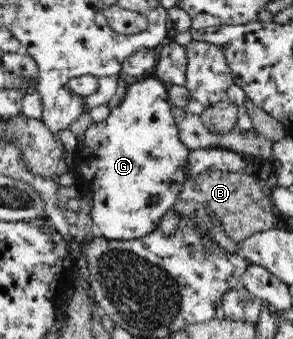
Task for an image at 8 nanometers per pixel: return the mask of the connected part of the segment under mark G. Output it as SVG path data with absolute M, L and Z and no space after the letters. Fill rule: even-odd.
M153 75L128 84L123 100L110 111L106 120L90 125L83 142L74 150L76 163L93 172L77 179L84 193L93 196L91 217L97 233L106 241L130 241L153 234L161 226L162 218L173 210L178 194L188 180L186 160L190 150L180 140L168 88L164 81Z

